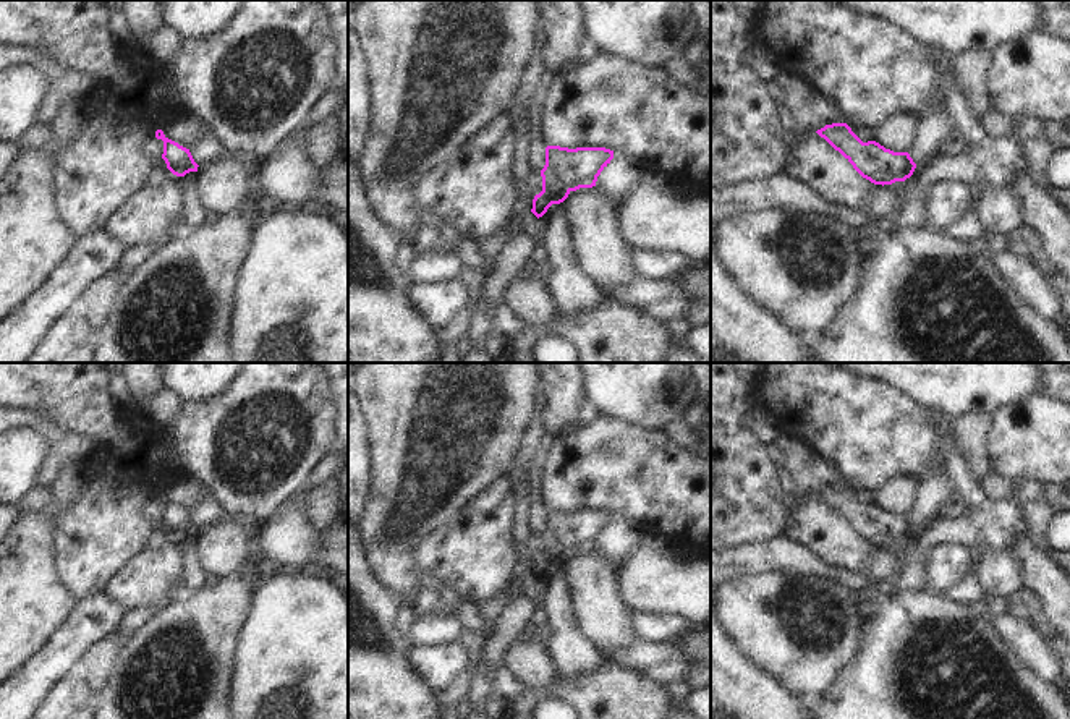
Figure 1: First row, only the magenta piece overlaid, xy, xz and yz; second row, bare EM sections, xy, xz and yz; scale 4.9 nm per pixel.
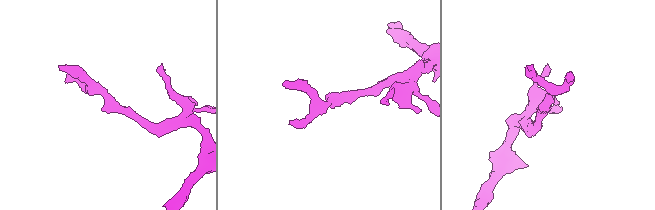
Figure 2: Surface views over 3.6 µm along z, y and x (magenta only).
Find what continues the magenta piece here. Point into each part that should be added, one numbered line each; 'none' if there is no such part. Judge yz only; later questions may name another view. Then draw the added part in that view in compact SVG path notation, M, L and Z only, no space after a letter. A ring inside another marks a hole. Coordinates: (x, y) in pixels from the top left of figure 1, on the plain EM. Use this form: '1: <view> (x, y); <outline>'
none

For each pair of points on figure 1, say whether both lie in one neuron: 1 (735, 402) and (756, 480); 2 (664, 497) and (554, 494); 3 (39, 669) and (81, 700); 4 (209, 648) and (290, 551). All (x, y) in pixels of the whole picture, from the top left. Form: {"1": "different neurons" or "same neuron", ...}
{"1": "same neuron", "2": "same neuron", "3": "different neurons", "4": "same neuron"}

